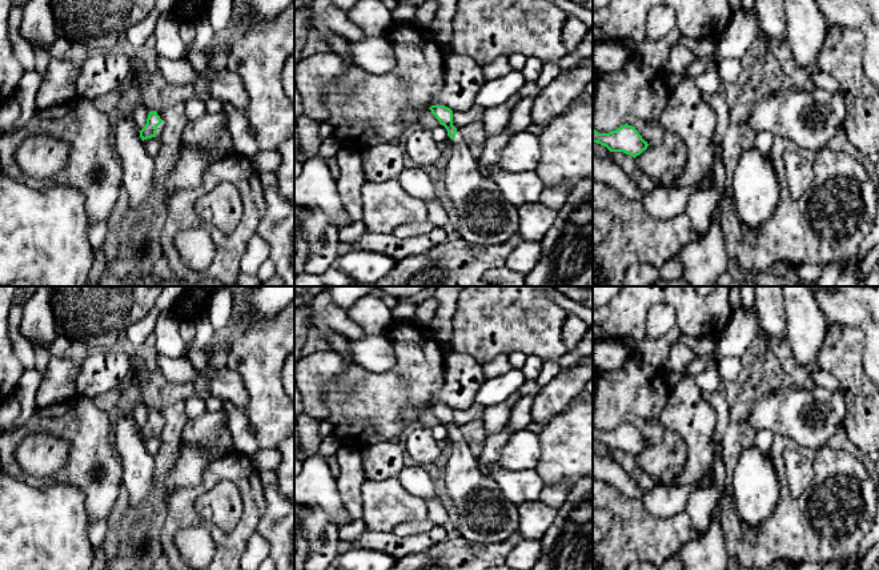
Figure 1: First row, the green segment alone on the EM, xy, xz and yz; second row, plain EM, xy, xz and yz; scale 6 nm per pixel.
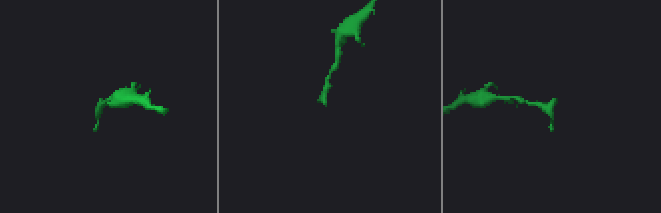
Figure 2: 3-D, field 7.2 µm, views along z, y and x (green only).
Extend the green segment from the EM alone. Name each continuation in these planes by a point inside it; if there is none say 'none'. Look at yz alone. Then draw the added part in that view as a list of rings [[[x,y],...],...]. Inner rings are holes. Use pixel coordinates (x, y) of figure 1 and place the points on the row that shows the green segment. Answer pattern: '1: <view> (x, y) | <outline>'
none

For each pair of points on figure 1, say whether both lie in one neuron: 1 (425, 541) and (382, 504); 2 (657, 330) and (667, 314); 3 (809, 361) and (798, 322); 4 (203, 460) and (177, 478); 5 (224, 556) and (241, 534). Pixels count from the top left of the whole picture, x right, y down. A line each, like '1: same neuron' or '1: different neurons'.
1: different neurons
2: same neuron
3: same neuron
4: same neuron
5: same neuron

